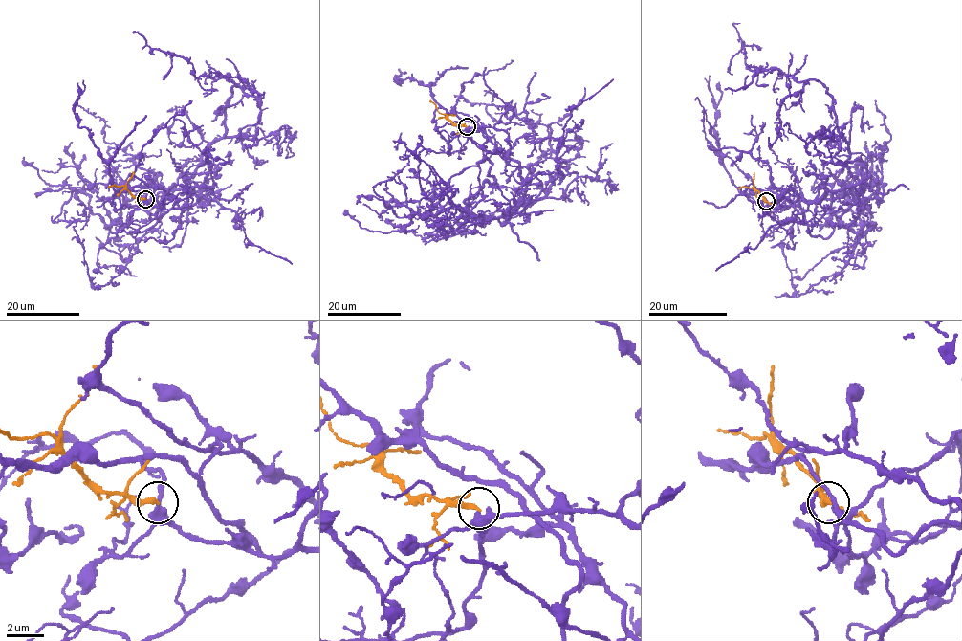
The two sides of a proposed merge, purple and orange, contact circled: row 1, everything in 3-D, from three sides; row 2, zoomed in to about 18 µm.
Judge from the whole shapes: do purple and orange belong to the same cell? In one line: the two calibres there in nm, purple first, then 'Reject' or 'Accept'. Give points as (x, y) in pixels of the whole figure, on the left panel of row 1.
Thickness 380 nm (purple) against 280 nm. Reject

